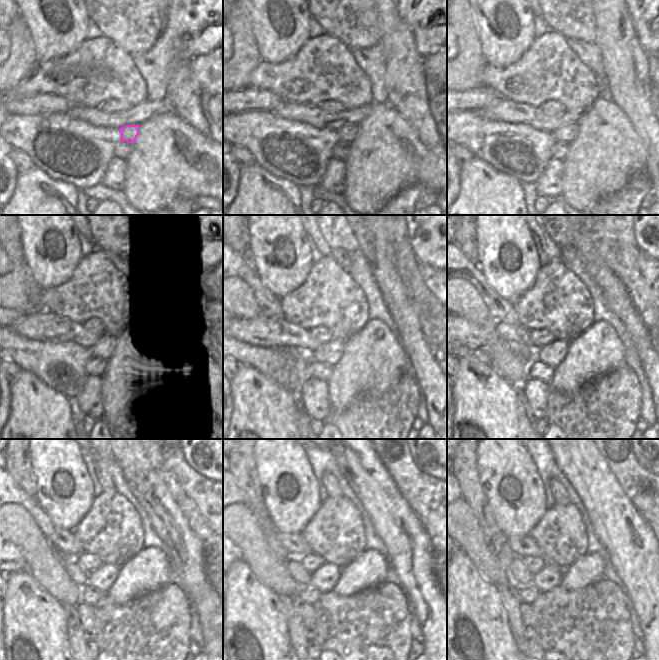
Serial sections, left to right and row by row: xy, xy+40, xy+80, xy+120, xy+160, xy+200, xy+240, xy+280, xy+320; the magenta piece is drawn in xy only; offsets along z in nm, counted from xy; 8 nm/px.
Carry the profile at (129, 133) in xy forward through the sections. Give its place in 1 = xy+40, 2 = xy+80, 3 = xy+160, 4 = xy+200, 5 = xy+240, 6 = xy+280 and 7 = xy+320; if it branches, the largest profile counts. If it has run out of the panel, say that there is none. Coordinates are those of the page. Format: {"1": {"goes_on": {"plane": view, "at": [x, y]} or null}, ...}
{"1": {"goes_on": {"plane": "xy+40", "at": [347, 133]}}, "2": {"goes_on": {"plane": "xy+80", "at": [568, 133]}}, "3": {"goes_on": {"plane": "xy+160", "at": [330, 353]}}, "4": {"goes_on": {"plane": "xy+200", "at": [552, 354]}}, "5": {"goes_on": {"plane": "xy+240", "at": [102, 578]}}, "6": {"goes_on": {"plane": "xy+280", "at": [326, 577]}}, "7": {"goes_on": {"plane": "xy+320", "at": [550, 576]}}}

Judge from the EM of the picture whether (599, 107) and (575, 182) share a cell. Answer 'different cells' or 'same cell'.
same cell

